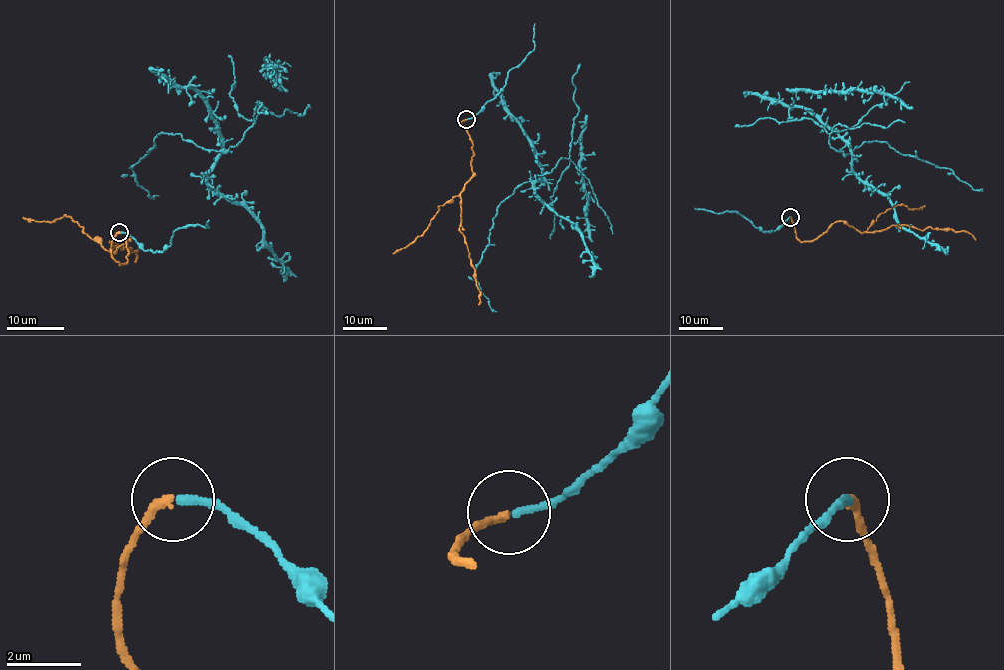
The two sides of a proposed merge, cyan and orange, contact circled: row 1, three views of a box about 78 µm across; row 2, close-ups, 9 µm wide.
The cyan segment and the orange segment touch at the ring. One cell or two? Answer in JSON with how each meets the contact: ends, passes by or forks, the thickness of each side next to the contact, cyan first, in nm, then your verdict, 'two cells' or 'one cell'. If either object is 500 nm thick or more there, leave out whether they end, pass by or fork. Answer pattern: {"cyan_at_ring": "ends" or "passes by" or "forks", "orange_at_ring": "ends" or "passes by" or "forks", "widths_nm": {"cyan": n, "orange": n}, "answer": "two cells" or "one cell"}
{"cyan_at_ring": "ends", "orange_at_ring": "ends", "widths_nm": {"cyan": 200, "orange": 200}, "answer": "one cell"}

